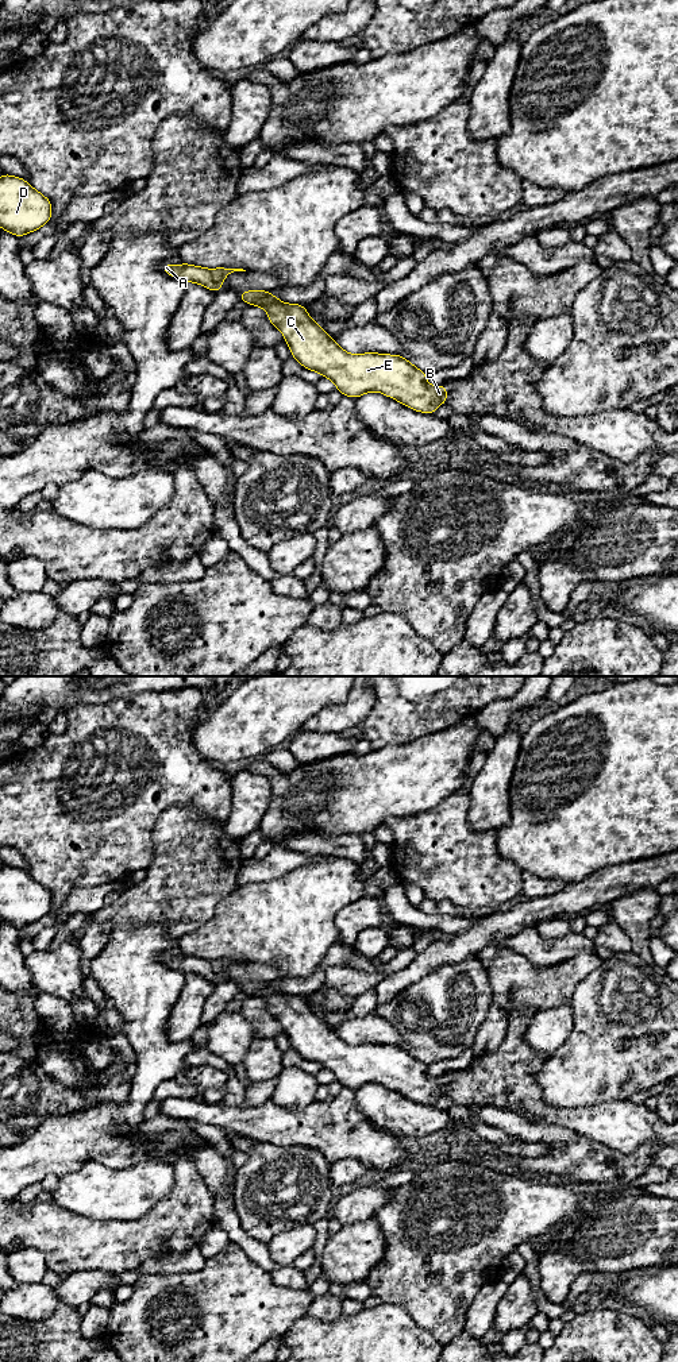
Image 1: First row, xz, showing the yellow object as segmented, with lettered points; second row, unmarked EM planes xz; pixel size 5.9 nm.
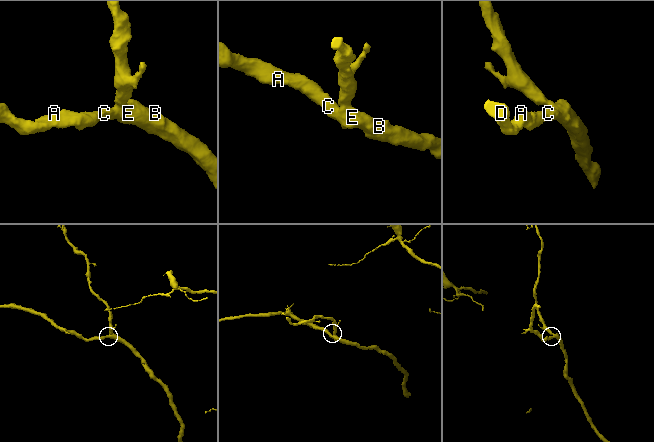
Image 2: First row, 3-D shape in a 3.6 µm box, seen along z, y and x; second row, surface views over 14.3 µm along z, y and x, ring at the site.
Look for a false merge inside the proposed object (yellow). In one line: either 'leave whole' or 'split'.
leave whole

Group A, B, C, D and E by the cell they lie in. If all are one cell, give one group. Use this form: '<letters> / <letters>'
A B C D E

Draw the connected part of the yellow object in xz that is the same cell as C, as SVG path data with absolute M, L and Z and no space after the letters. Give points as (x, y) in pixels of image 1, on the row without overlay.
M249 981L238 985L239 992L263 999L267 1003L269 1012L284 1026L292 1047L303 1058L331 1070L343 1087L355 1091L369 1083L380 1083L416 1103L428 1106L434 1106L440 1095L447 1095L446 1076L431 1077L427 1073L427 1065L409 1054L402 1046L377 1043L347 1045L312 1011L304 996L282 993L266 981Z

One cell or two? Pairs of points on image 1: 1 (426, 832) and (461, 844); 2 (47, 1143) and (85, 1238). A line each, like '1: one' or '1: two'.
1: one
2: two

